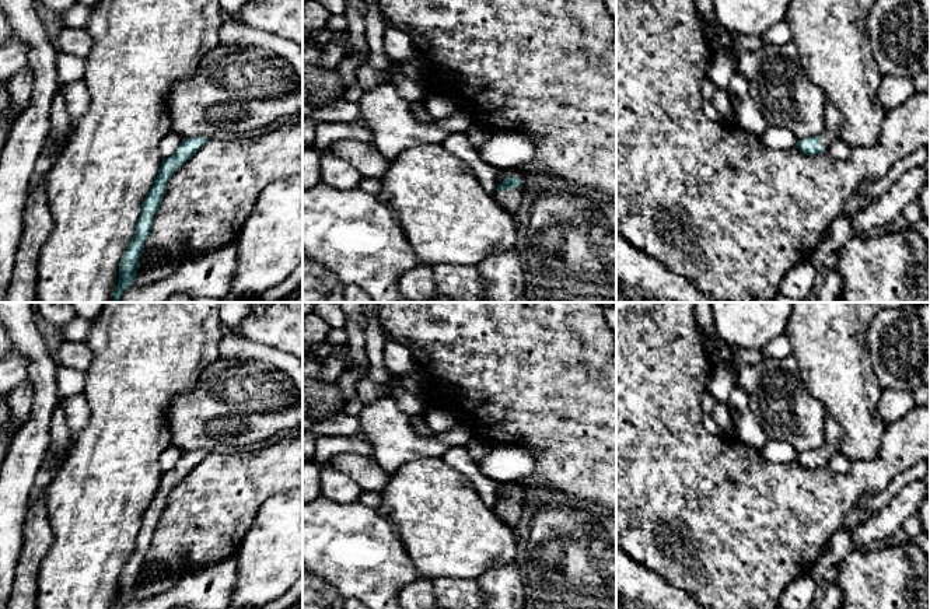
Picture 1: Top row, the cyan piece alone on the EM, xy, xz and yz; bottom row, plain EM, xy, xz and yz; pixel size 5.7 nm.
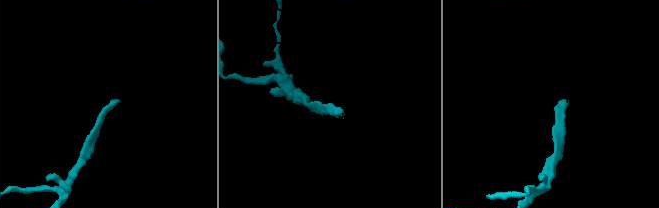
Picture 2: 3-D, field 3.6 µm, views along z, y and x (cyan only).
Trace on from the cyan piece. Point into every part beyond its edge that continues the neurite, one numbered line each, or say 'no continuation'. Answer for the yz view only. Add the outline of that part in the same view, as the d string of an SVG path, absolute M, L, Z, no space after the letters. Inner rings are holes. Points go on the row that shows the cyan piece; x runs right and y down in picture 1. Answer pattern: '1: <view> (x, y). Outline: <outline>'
1: yz (834, 119). Outline: M826 102L825 126L818 137L819 143L822 144L824 153L828 151L828 147L833 140L839 139L842 122L843 122L843 118L839 109L831 102Z

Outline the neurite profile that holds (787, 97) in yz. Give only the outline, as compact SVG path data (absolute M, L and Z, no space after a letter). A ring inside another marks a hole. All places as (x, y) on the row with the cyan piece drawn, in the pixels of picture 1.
M763 56L749 92L768 126L786 127L797 140L824 130L826 98L798 59Z

